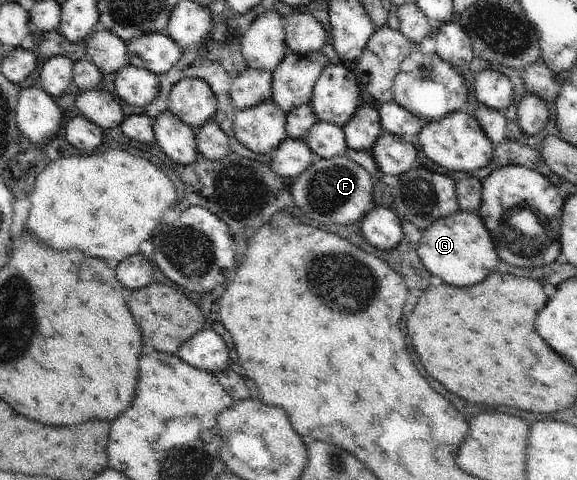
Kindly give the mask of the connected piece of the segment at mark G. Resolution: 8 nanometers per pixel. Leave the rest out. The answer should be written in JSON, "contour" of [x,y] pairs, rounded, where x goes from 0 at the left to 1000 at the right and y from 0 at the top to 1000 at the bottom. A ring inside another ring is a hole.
{"contour":[[[797,438],[780,446],[780,450],[769,450],[769,454],[756,458],[733,481],[731,496],[728,496],[723,513],[723,525],[742,567],[747,567],[752,575],[761,575],[773,592],[783,592],[783,596],[818,596],[818,592],[828,592],[849,567],[858,567],[858,558],[867,546],[853,490],[839,471],[832,448],[825,442]]]}

